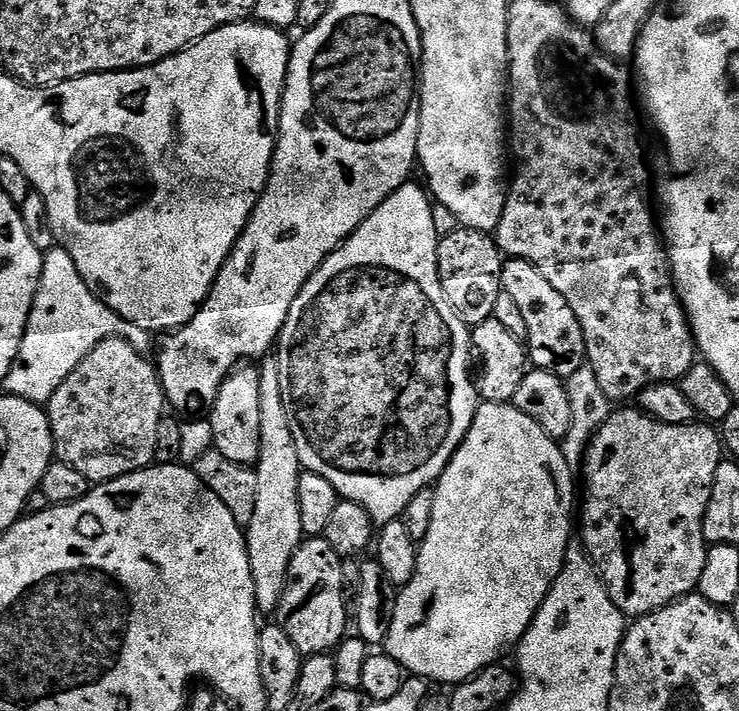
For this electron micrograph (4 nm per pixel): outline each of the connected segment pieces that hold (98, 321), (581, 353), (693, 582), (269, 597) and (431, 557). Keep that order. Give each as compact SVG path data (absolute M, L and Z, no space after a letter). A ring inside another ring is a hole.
M59 246L51 248L49 252L44 253L40 285L32 303L26 334L22 338L20 359L14 362L10 374L6 374L2 381L3 391L9 396L26 398L41 406L47 405L54 390L58 390L58 386L62 386L62 382L70 378L74 366L78 366L78 362L82 362L82 358L86 358L86 354L90 354L94 346L106 342L112 336L121 336L126 342L130 342L130 346L134 346L134 350L145 354L151 353L154 348L153 333L134 322L121 320L117 312L110 310L110 306L106 306L100 297L92 293L82 274L78 274L78 266L74 266L74 258L70 258L66 249Z
M505 259L502 291L510 294L514 302L518 302L518 307L526 318L526 351L531 367L561 378L578 374L578 370L585 367L588 354L584 331L574 310L570 310L570 302L566 302L566 298L562 298L562 294L558 294L558 290L554 290L550 282L546 282L542 270L525 260Z
M624 406L613 411L608 421L592 435L588 452L584 456L582 473L584 472L584 509L578 512L578 536L581 536L582 547L588 553L589 560L596 566L597 572L604 580L606 590L618 606L618 610L628 618L649 616L659 608L680 600L683 596L695 593L700 587L702 570L708 561L709 545L704 538L704 519L710 502L710 494L714 486L714 474L722 462L722 437L715 427L708 422L693 422L691 424L663 424L662 421L637 410L632 406Z
M275 358L263 361L260 373L260 401L262 402L262 438L260 457L254 469L258 480L258 496L255 499L254 516L246 527L250 570L254 578L254 598L257 613L279 613L282 594L286 590L290 562L305 539L302 530L302 510L298 508L298 478L302 465L298 458L298 446L294 446L294 430L290 430L290 418L286 414L286 402L282 402L282 378Z
M481 403L476 410L476 417L472 429L460 444L460 449L452 455L452 460L446 470L440 475L434 487L434 518L430 522L430 530L426 538L419 541L418 566L414 570L414 578L406 587L399 589L394 606L394 622L390 622L390 634L384 639L382 648L394 662L404 667L405 673L420 676L423 680L436 684L455 686L476 676L484 668L497 663L503 652L511 653L519 645L520 639L534 622L538 610L544 605L544 599L552 589L553 582L564 569L564 559L570 547L568 539L574 536L574 508L572 512L572 476L574 470L566 462L560 444L552 440L534 418L522 414L515 404L490 404Z

